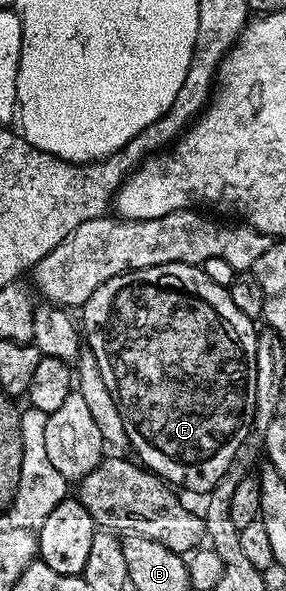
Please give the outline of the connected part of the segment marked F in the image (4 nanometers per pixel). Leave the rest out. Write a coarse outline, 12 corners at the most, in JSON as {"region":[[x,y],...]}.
{"region":[[201,265],[80,308],[129,449],[201,496],[256,408],[255,323]]}

